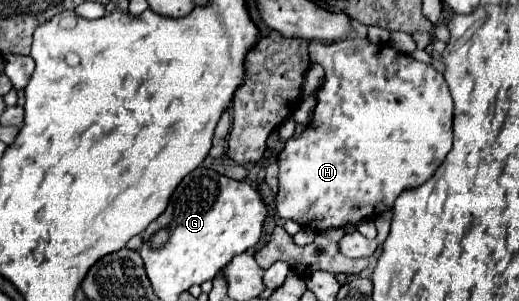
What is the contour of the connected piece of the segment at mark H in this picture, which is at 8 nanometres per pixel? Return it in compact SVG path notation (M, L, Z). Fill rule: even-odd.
M344 39L338 43L310 43L310 59L312 63L320 63L326 71L324 85L318 91L318 103L316 103L316 115L312 115L310 125L298 139L288 139L284 151L278 155L278 167L280 167L280 187L276 195L276 211L284 219L292 219L304 227L322 231L330 227L344 227L344 225L358 225L362 219L378 217L380 213L392 209L396 197L408 189L422 185L442 163L446 153L452 149L452 97L448 91L448 85L444 81L444 75L438 73L432 65L416 61L410 53L396 51L392 45L374 45L368 39Z

